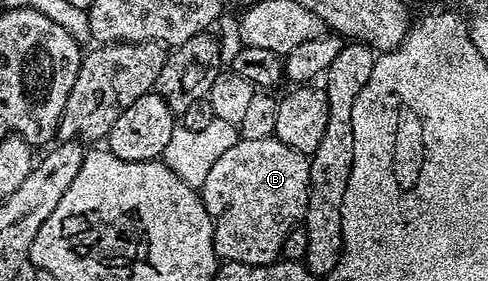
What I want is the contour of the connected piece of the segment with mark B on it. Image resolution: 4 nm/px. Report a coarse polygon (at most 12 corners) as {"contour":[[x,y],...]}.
{"contour":[[240,139],[200,186],[223,262],[271,265],[310,157]]}

